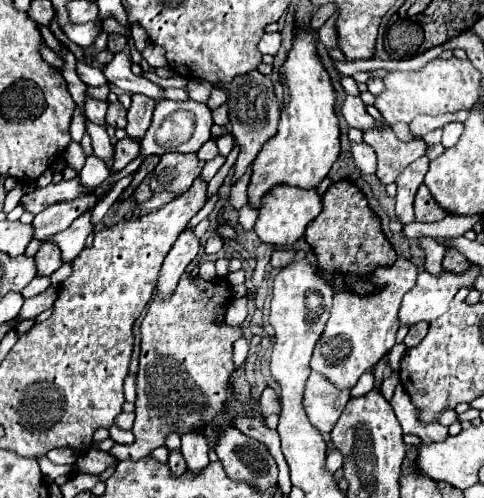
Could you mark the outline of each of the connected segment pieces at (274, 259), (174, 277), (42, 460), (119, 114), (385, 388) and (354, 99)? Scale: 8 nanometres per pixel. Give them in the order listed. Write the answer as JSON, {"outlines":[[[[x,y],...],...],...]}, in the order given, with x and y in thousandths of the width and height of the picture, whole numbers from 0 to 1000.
{"outlines":[[[[607,498],[572,500],[560,514],[558,532],[566,538],[587,538],[605,524],[612,508]]],[[[399,462],[374,466],[357,498],[349,502],[349,514],[341,514],[337,534],[333,534],[333,554],[324,558],[324,578],[316,586],[316,602],[337,602],[349,598],[366,570],[374,550],[382,546],[386,530],[407,514],[411,506],[411,478],[399,474]]],[[[95,914],[76,918],[76,926],[83,934],[85,948],[93,966],[112,968],[122,956],[140,956],[149,950],[157,950],[159,942],[155,932],[149,934],[112,934]]],[[[233,205],[225,209],[221,217],[221,233],[217,233],[217,245],[233,257],[258,257],[258,229],[262,221],[246,209],[246,205]]],[[[812,747],[804,759],[791,763],[783,783],[802,807],[810,801],[816,779],[824,767],[824,747]]],[[[717,189],[709,209],[705,209],[705,229],[713,237],[713,245],[729,257],[742,261],[767,261],[775,253],[775,241],[754,225],[754,209],[746,205],[742,193],[725,193]]]]}

